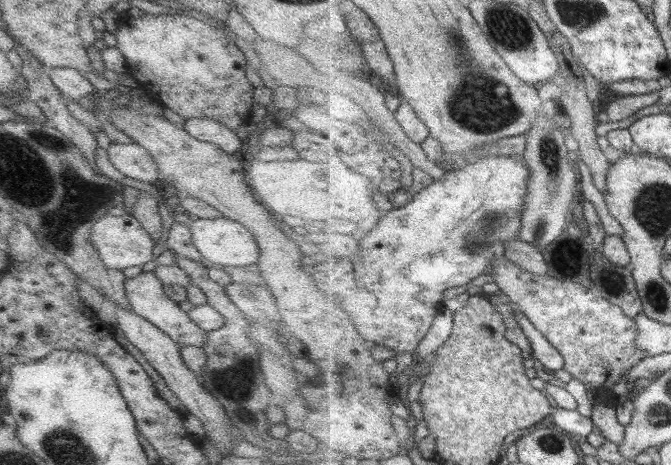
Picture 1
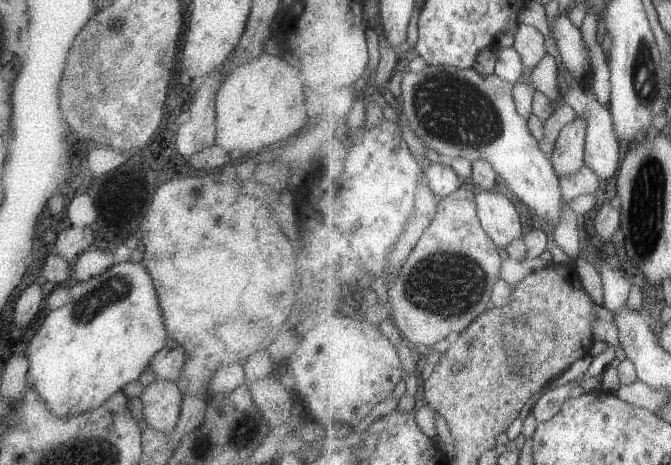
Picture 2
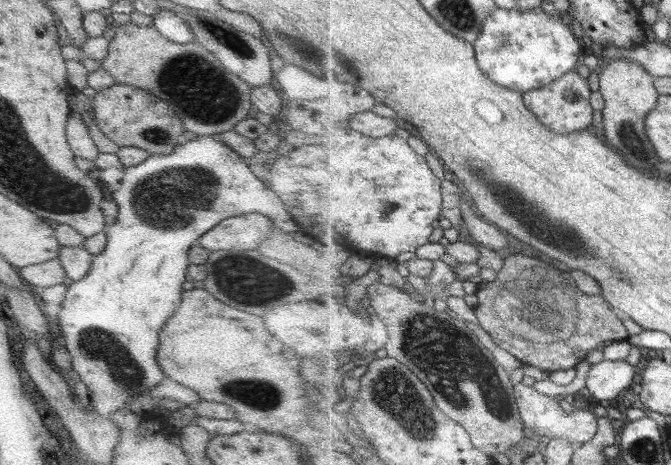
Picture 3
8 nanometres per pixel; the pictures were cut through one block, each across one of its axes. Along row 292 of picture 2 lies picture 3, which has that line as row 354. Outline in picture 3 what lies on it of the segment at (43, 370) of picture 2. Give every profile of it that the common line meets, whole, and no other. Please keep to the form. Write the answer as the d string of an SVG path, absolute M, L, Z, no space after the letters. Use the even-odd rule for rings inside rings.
M211 138L189 140L189 142L181 144L181 146L176 146L169 154L150 154L142 164L137 164L135 167L125 169L121 181L112 192L112 200L117 205L118 211L114 223L105 229L106 245L98 255L94 255L94 259L85 276L81 280L73 281L66 286L64 299L60 305L61 312L54 318L54 321L58 322L59 335L63 337L63 346L71 355L72 370L76 372L78 380L86 386L86 393L90 398L90 406L92 407L90 410L95 411L101 418L107 418L110 412L115 412L120 408L128 410L127 402L129 402L135 394L142 394L143 390L155 386L164 379L163 371L158 367L156 361L159 331L161 330L161 326L165 324L165 320L177 310L177 305L181 298L181 284L185 282L183 274L185 274L190 263L188 250L197 238L223 219L253 212L266 216L273 224L277 224L277 228L281 228L283 232L297 232L297 230L299 230L299 226L297 226L295 222L291 222L289 214L285 212L285 208L283 208L283 204L281 204L281 199L277 198L275 192L265 187L260 181L260 174L251 172L250 168L241 160L241 157L239 157L236 152L233 152L222 142L211 140Z

